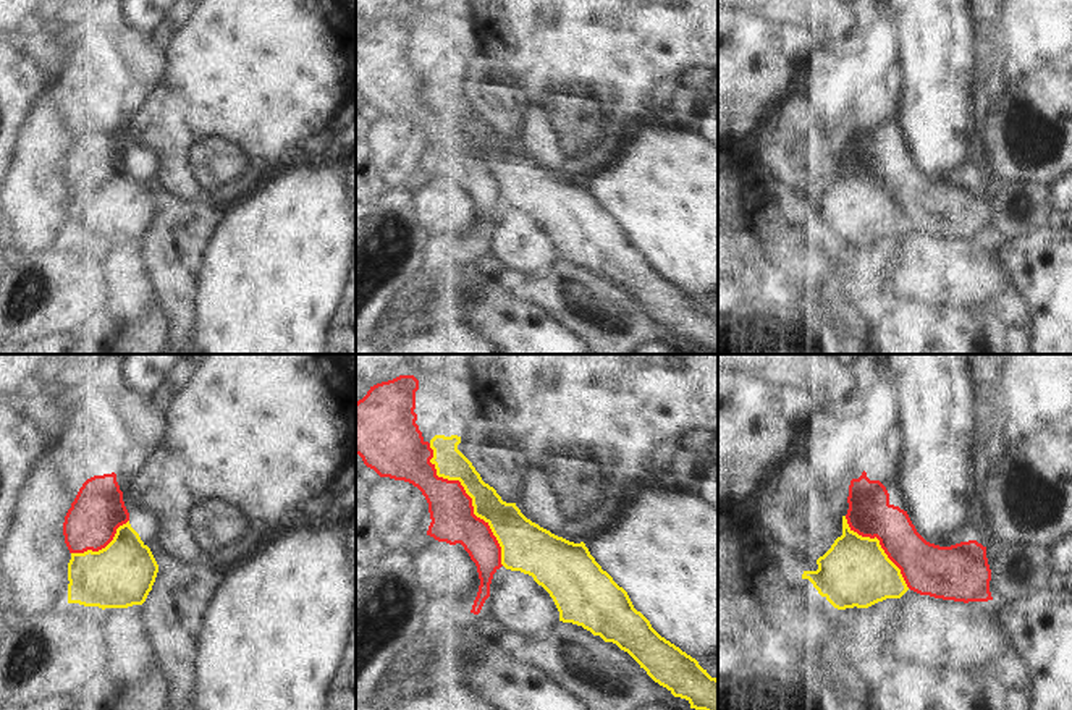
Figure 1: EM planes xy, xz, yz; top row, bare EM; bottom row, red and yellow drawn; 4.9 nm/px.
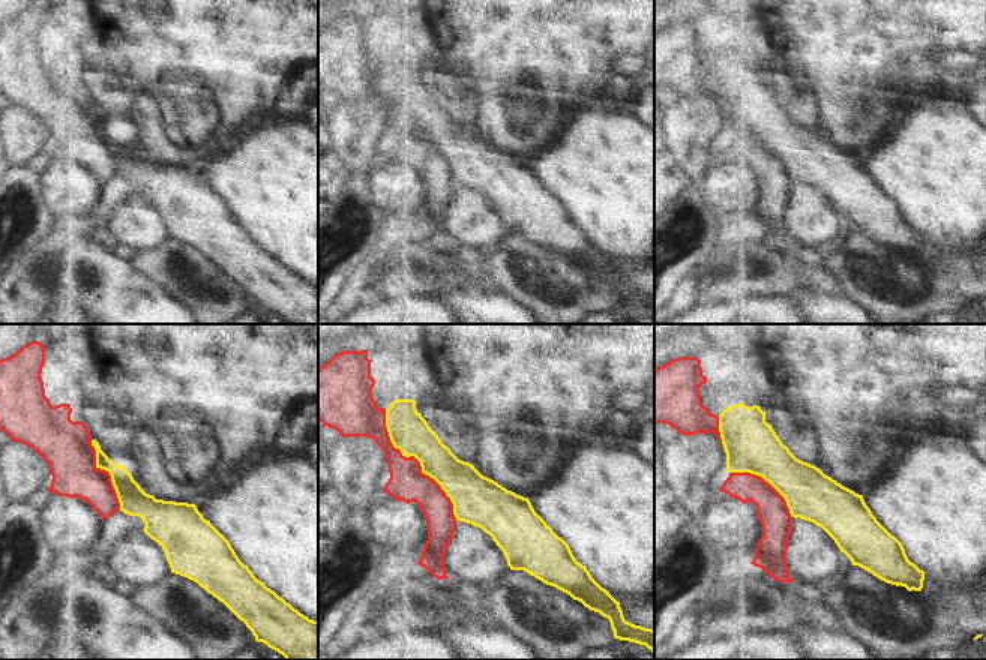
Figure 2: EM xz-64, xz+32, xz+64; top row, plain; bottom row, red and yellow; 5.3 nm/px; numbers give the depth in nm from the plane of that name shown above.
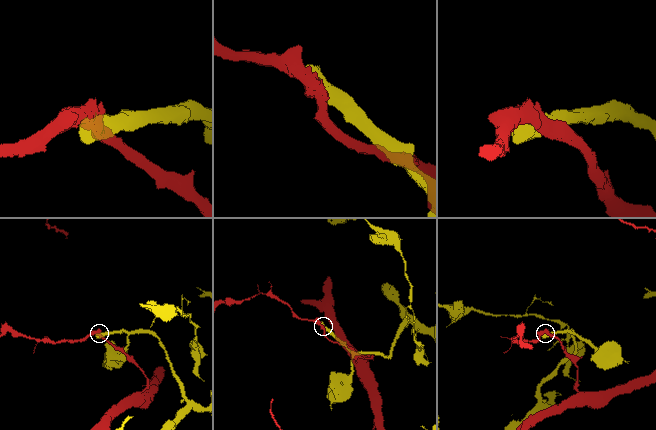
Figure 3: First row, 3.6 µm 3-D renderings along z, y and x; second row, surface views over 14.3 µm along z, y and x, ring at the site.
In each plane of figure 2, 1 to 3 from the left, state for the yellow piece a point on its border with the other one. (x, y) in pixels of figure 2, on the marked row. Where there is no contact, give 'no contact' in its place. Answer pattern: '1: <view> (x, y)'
1: xz-64 (108, 473)
2: xz+32 (419, 462)
3: xz+64 (764, 480)

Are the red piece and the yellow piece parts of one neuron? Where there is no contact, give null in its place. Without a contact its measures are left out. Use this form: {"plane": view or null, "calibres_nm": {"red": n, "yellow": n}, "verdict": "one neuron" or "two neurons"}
{"plane": "xz", "calibres_nm": {"red": 220, "yellow": 180}, "verdict": "two neurons"}

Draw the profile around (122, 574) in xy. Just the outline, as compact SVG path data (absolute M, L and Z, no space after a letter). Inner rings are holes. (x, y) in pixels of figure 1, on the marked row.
M129 521L102 550L71 553L68 603L128 608L142 605L152 590L158 564Z

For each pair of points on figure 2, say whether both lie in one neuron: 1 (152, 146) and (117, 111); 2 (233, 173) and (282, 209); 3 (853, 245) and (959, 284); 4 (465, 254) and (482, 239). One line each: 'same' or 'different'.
1: different
2: same
3: same
4: different

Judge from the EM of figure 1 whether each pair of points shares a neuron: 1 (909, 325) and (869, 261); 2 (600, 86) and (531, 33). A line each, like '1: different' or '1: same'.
1: same
2: same

